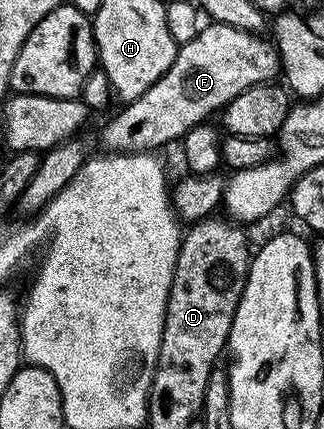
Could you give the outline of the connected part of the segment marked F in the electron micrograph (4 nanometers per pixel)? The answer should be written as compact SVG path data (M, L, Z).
M217 23L207 24L192 39L192 43L184 43L178 47L178 54L168 67L166 74L140 99L131 101L121 106L122 110L107 123L102 129L102 141L107 145L110 153L149 153L158 151L161 145L169 141L177 142L186 136L186 132L192 127L203 124L210 116L225 109L226 105L240 95L240 91L248 91L253 85L264 85L275 80L274 76L280 73L280 58L278 50L269 40L261 41L263 38L257 33L240 31L231 25L220 25Z

